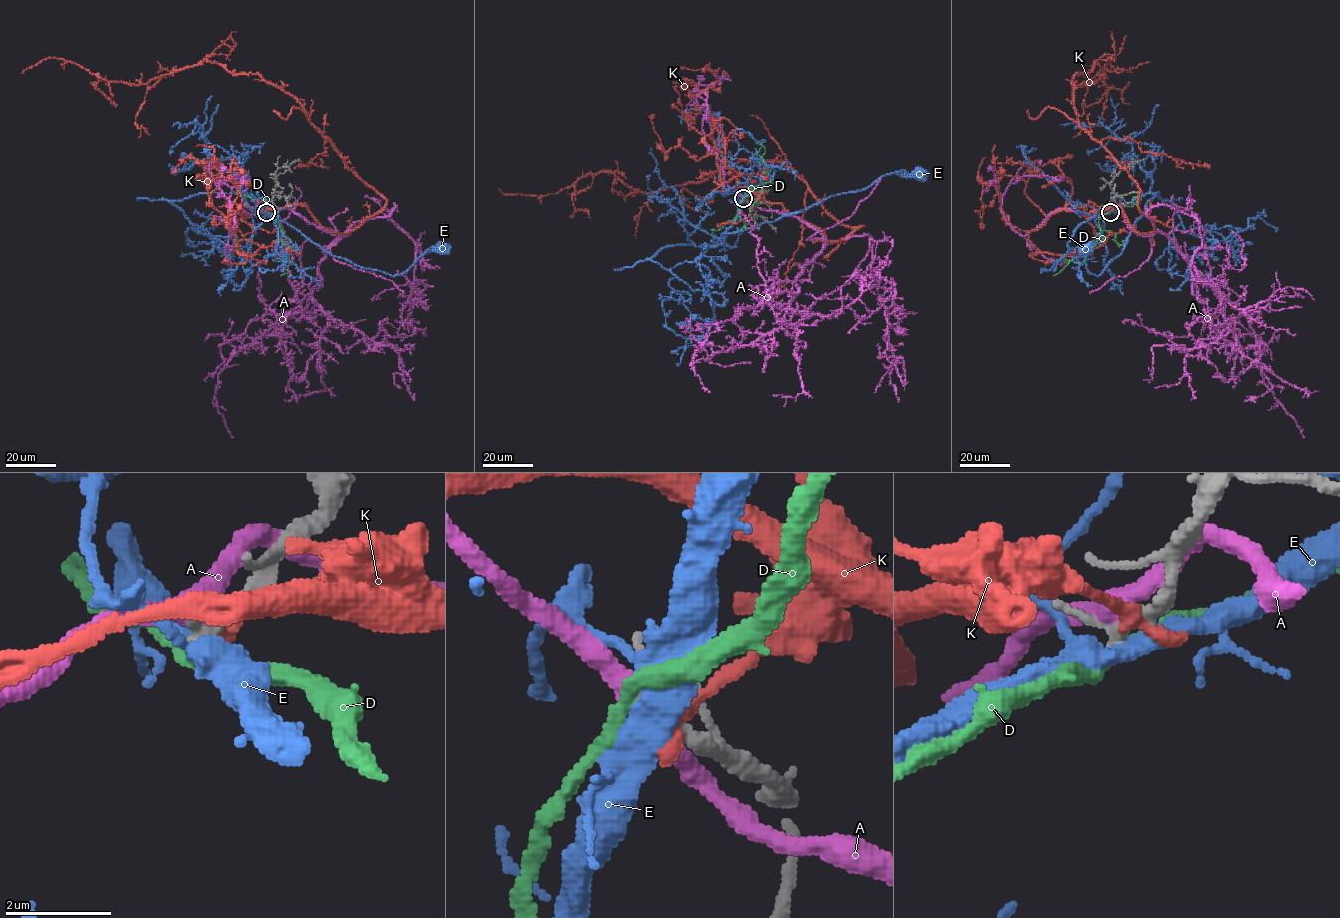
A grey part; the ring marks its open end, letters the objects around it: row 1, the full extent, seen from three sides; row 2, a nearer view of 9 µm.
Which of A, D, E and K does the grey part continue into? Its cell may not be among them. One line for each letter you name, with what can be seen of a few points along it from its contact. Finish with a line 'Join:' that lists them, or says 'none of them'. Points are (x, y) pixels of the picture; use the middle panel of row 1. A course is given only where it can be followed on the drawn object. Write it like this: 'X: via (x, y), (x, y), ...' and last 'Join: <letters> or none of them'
Join: none of them

